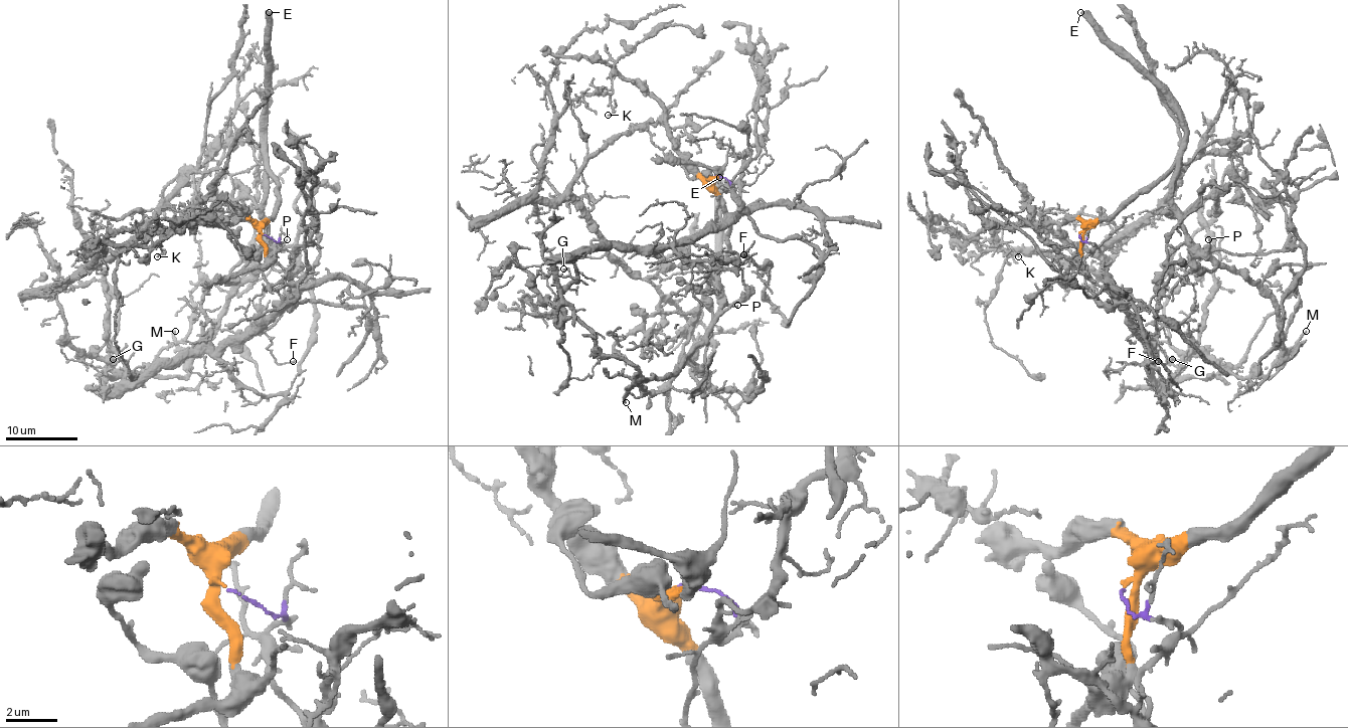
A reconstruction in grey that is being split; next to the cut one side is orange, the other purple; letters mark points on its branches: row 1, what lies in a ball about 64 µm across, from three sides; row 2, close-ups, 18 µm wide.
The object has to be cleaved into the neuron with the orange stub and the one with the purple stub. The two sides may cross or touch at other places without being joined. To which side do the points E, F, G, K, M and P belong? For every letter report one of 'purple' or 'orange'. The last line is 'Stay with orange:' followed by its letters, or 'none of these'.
E: orange
F: purple
G: purple
K: orange
M: orange
P: orange
Stay with orange: E, K, M, P

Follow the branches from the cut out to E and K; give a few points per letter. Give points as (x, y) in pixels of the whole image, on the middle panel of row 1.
E: (713, 177), (711, 184), (727, 226), (727, 258), (718, 267), (716, 282), (718, 177)
K: (713, 177), (706, 179), (679, 150), (666, 110), (630, 80), (614, 75), (608, 116)

